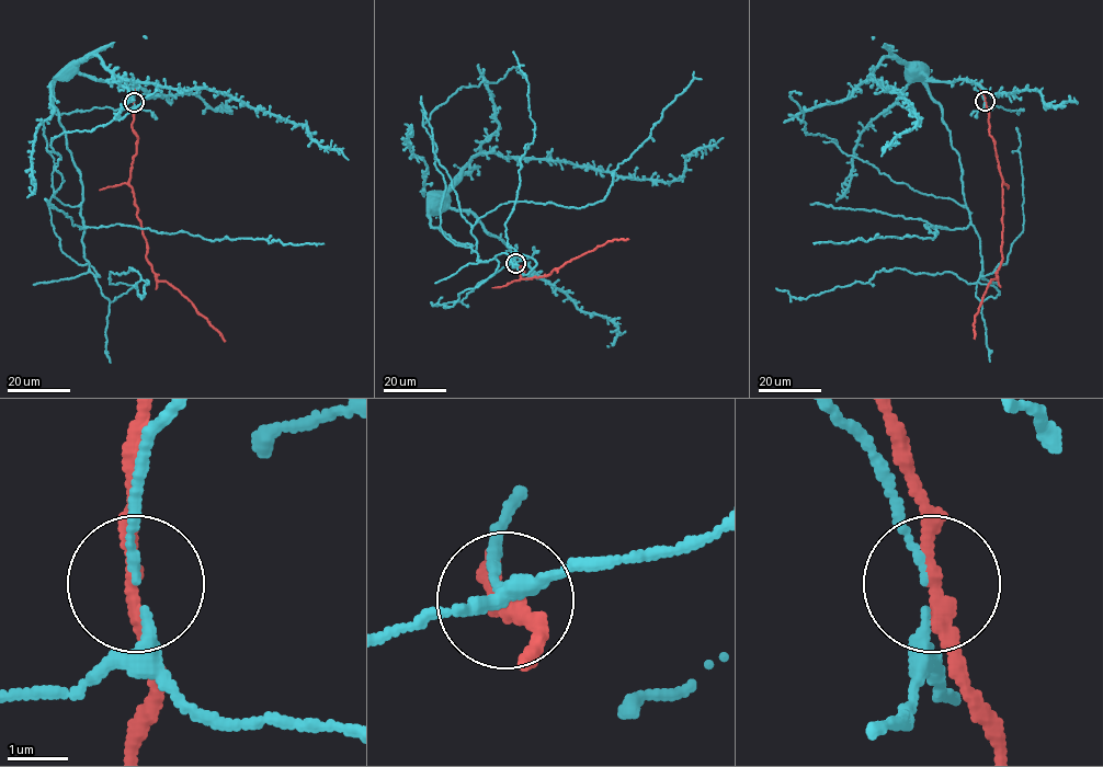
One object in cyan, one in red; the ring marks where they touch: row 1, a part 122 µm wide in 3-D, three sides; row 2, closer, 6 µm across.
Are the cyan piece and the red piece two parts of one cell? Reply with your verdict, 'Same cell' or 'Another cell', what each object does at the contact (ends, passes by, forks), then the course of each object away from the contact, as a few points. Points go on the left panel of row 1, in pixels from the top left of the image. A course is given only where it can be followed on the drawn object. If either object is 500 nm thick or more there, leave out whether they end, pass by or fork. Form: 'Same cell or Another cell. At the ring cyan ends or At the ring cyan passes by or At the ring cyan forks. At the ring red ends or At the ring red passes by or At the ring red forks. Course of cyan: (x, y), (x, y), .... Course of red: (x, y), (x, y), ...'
Another cell. At the ring cyan passes by. At the ring red passes by. Course of cyan: (134, 102), (122, 80), (54, 86), (89, 270), (110, 301), (136, 286), (110, 272), (134, 285). Course of red: (134, 102), (132, 126), (137, 142), (128, 185), (147, 247), (146, 260), (158, 279), (174, 287), (225, 341)

